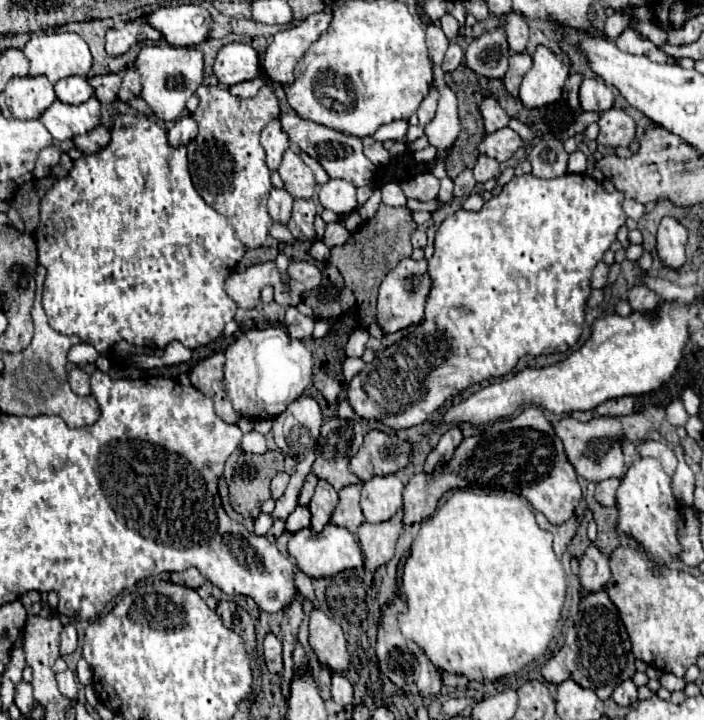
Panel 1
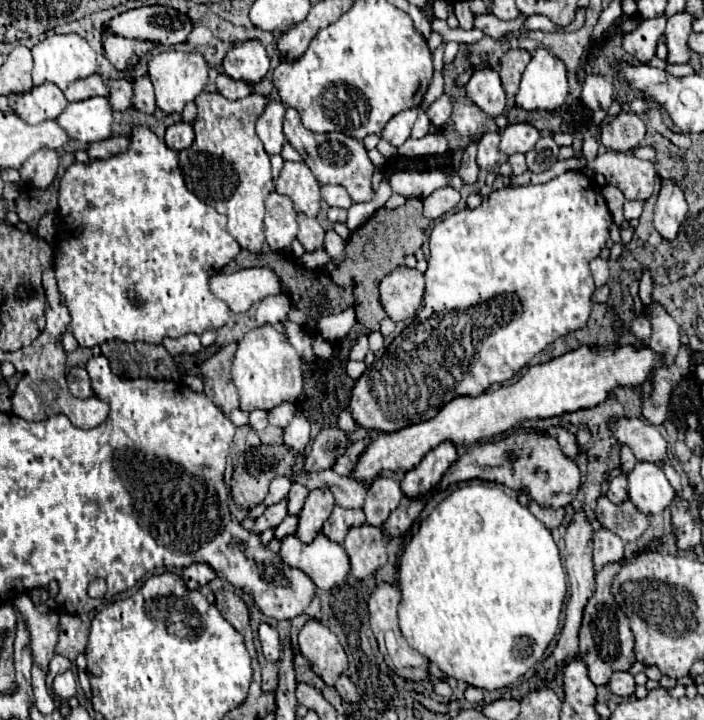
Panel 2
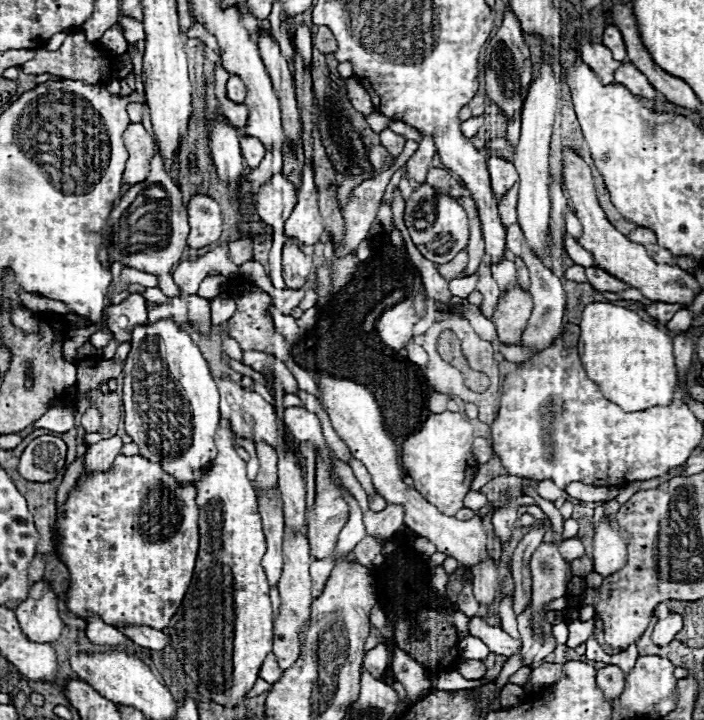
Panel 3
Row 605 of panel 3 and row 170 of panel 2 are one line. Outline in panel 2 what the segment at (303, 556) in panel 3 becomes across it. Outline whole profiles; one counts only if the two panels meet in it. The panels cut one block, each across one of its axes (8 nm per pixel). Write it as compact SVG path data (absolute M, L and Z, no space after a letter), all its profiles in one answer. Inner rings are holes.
M284 162L276 192L288 196L294 202L296 212L316 216L320 210L320 184L304 162Z

